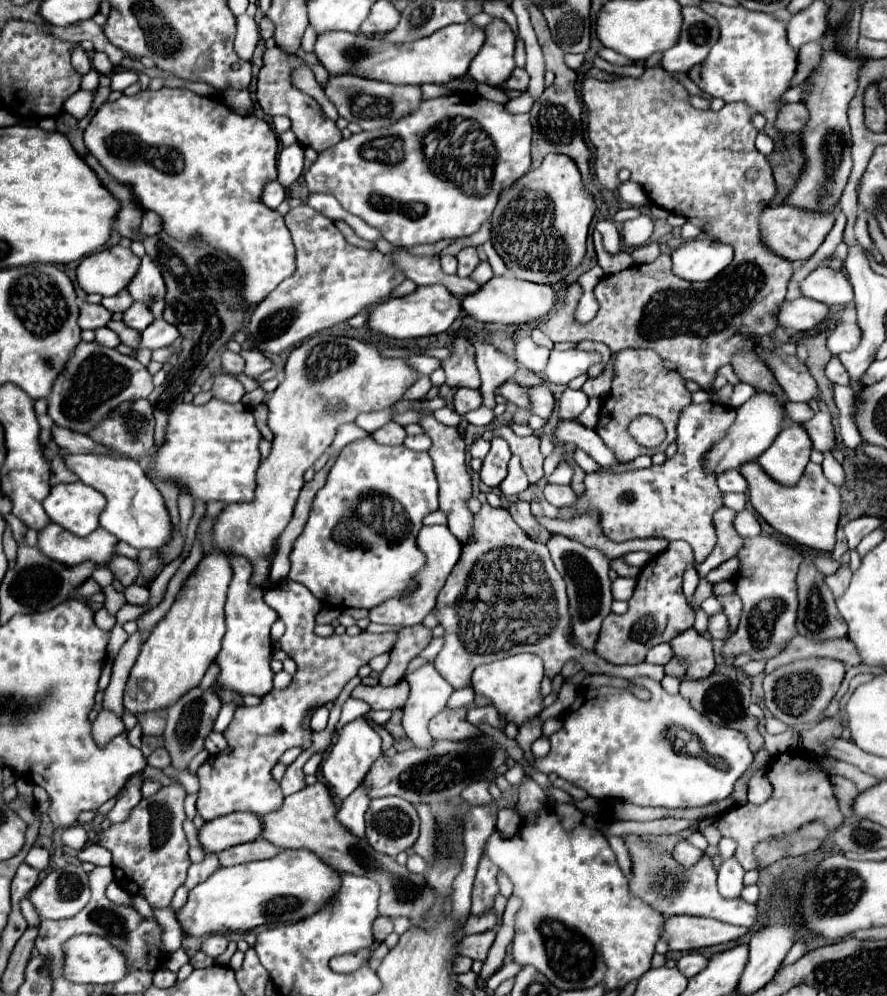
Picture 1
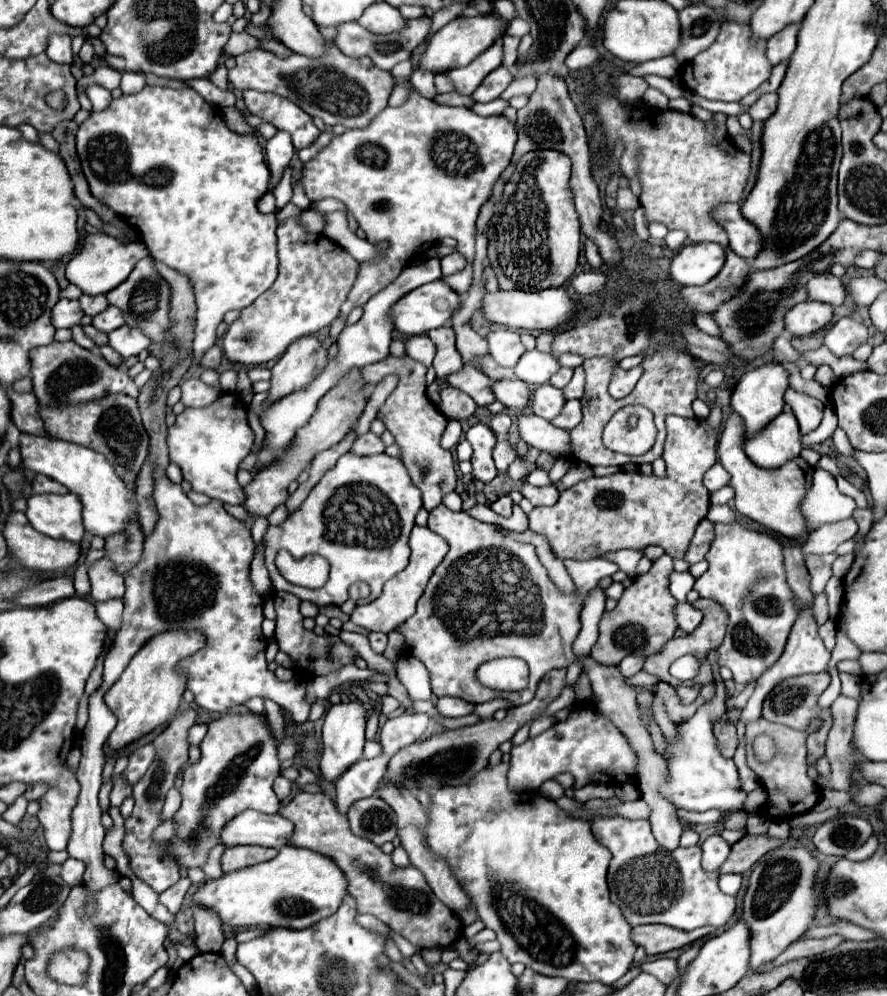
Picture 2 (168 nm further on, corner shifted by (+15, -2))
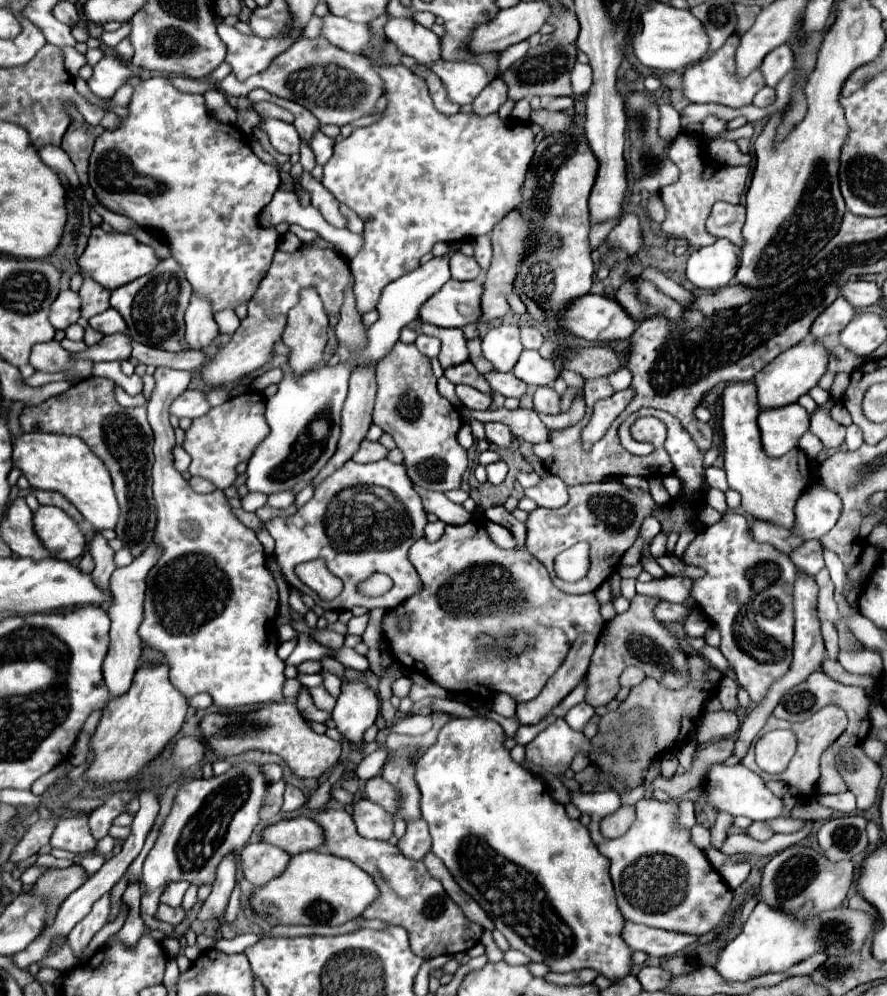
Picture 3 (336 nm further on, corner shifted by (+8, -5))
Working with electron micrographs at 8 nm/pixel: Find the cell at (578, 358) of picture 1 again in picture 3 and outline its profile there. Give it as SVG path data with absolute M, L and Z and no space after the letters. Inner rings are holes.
M522 351L512 373L522 379L526 385L552 385L558 377L556 363L538 355L538 351Z

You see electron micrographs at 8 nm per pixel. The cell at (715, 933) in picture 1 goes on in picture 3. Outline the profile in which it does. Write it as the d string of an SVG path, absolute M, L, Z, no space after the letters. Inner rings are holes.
M626 923L622 937L634 951L644 951L650 957L672 957L684 947L696 943L696 935L680 935L636 923Z

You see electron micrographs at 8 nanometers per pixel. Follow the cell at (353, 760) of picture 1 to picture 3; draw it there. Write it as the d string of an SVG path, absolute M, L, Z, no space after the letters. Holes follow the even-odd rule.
M356 681L342 687L338 701L332 711L336 729L350 745L360 747L364 743L364 731L376 721L378 697L366 683Z

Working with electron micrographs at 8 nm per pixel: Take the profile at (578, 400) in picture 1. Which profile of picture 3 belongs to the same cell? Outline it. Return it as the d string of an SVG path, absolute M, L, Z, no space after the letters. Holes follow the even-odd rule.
M538 387L534 393L534 409L546 415L560 413L560 397L552 387Z

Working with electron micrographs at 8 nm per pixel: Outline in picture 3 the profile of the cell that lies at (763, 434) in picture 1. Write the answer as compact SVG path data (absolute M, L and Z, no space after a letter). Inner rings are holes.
M800 343L784 353L780 353L774 361L770 361L756 377L756 401L760 409L778 409L790 403L796 403L800 395L808 393L818 379L826 373L828 351L820 343Z

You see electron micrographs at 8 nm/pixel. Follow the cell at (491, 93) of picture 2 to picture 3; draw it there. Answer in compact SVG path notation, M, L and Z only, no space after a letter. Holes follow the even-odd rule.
M496 77L492 83L488 83L488 87L484 87L484 91L474 99L472 107L474 113L478 115L488 115L488 113L496 113L498 107L508 99L508 87L506 83Z

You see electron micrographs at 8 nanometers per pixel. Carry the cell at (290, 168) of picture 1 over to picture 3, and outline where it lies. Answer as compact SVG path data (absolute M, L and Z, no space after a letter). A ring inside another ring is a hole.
M264 119L262 129L268 133L272 147L282 155L296 155L300 151L300 137L292 123L280 119Z

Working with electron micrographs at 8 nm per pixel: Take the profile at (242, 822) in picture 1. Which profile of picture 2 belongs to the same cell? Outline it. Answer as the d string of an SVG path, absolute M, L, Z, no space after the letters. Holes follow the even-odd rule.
M247 810L231 820L221 834L221 844L257 844L257 846L285 846L293 834L293 822L281 814L261 814Z

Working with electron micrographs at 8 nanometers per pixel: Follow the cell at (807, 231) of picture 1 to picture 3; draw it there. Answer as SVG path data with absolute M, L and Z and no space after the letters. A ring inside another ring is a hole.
M718 201L712 207L712 213L706 221L706 229L714 237L726 237L734 245L744 247L744 237L742 237L744 213L746 213L744 205L728 205L724 201Z

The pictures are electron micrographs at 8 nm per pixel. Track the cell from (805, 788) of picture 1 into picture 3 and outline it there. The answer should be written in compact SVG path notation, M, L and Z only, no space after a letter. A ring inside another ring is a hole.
M824 707L824 709L820 709L816 715L812 715L810 719L806 719L804 723L788 723L788 721L782 721L782 719L772 717L772 719L768 719L768 723L764 725L764 729L794 729L794 733L796 733L796 737L798 737L798 749L796 749L796 753L794 753L794 757L792 757L788 769L786 769L784 773L778 773L778 775L764 773L764 771L754 763L754 747L748 749L746 757L742 759L742 765L748 767L750 771L758 773L758 775L760 775L762 779L766 779L766 781L770 781L770 779L784 781L788 787L794 787L796 793L802 795L802 797L814 797L816 781L818 781L818 775L820 775L820 771L818 771L820 755L824 753L824 749L826 749L828 745L832 745L832 741L838 739L838 735L844 731L846 723L848 723L848 719L846 719L846 715L844 715L844 711L842 711L840 707Z

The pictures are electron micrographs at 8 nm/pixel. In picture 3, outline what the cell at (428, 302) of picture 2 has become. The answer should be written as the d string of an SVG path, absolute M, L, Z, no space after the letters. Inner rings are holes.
M454 281L442 285L442 289L432 295L420 307L420 321L436 327L464 327L480 317L480 295L482 285L474 281Z

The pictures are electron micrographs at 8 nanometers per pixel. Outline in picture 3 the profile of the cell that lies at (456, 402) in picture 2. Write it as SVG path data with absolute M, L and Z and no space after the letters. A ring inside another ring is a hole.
M456 385L456 395L458 395L458 399L462 401L464 407L476 409L476 411L484 411L492 403L490 395L484 395L484 393L480 393L480 391L476 391L474 387L468 387L468 385Z

